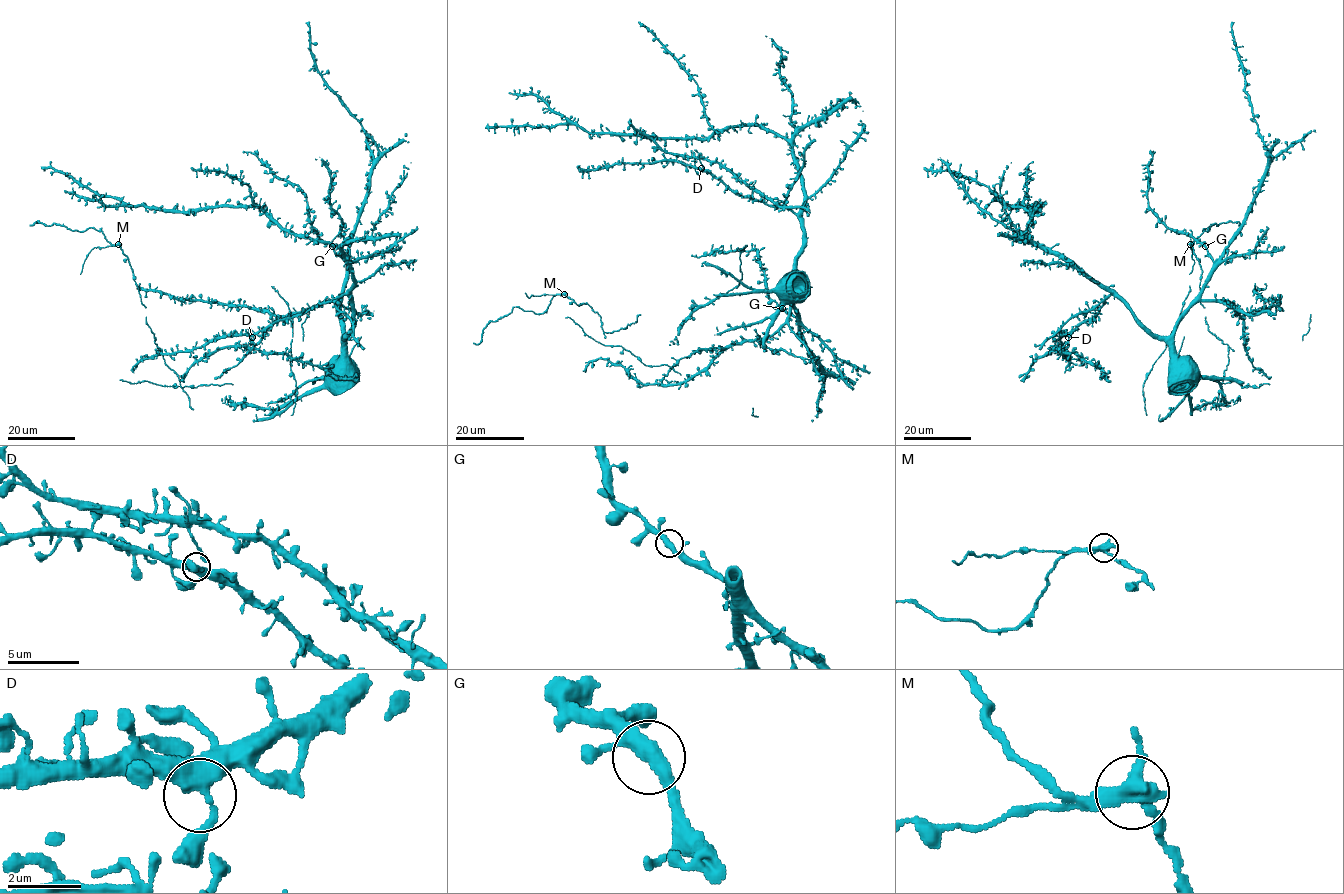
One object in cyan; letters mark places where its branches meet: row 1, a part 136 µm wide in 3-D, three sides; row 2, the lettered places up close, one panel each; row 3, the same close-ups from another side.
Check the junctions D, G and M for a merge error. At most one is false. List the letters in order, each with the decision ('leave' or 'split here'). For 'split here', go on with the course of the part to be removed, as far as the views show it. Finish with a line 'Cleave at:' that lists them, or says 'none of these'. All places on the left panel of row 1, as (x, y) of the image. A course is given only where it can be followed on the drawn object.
D: leave
G: leave
M: split here; course (118, 244), (110, 244), (103, 232), (93, 228), (79, 231), (56, 223), (46, 225), (37, 222), (30, 225)
Cleave at: M

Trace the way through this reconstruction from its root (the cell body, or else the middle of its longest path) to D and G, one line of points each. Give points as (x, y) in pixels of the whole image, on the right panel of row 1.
D: (1211, 301), (1197, 301), (1169, 335), (1158, 336), (1121, 301), (1110, 295), (1091, 319), (1084, 321), (1068, 337)
G: (1211, 301), (1200, 298), (1202, 286), (1213, 266), (1213, 260), (1205, 246)

